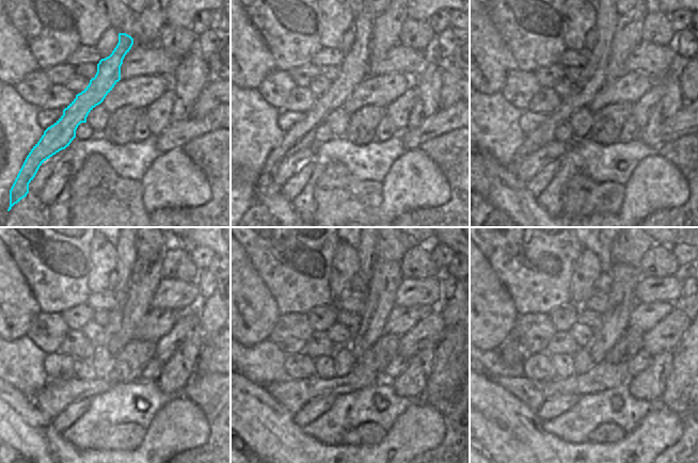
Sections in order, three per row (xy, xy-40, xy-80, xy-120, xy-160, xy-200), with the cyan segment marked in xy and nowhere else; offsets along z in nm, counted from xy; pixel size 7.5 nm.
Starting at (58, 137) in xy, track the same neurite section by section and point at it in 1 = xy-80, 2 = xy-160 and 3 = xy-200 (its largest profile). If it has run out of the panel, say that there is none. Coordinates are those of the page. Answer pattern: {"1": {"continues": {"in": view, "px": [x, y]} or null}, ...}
{"1": {"continues": {"in": "xy-80", "px": [593, 73]}}, "2": {"continues": {"in": "xy-160", "px": [365, 251]}}, "3": {"continues": {"in": "xy-200", "px": [605, 255]}}}

